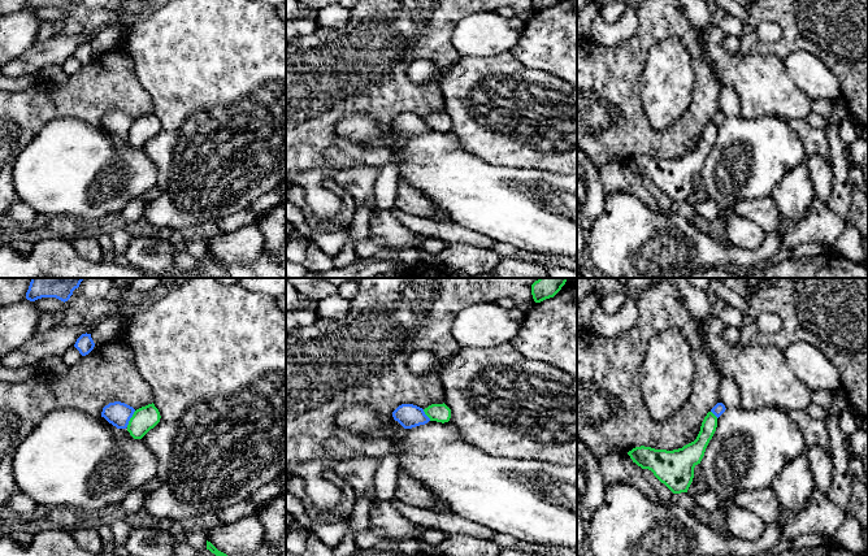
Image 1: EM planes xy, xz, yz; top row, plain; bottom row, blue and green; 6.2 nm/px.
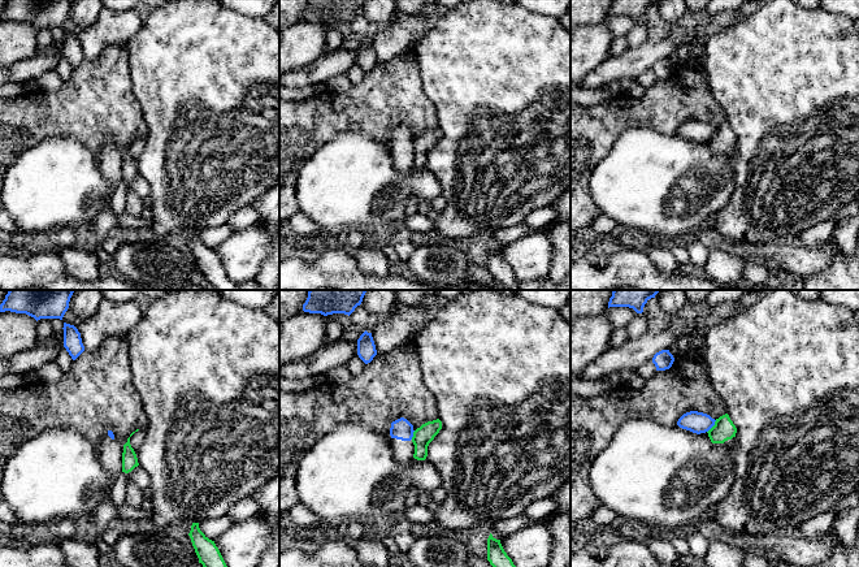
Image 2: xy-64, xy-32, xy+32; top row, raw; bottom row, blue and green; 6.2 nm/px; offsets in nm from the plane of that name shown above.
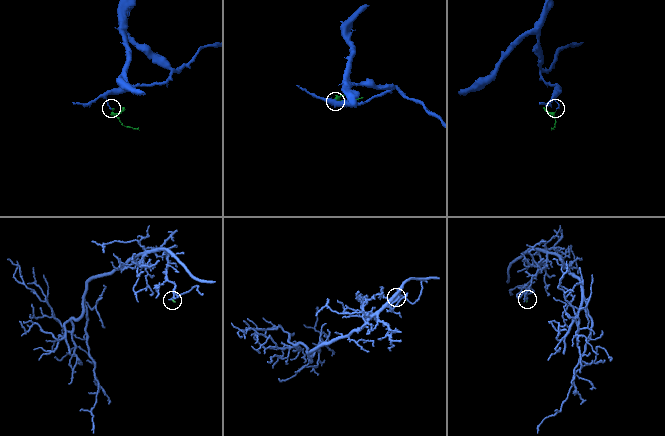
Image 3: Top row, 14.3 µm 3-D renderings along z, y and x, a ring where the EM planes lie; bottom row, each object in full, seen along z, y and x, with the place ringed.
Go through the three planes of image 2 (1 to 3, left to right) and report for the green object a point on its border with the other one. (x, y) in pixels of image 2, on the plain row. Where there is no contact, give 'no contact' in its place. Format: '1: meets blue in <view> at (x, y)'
1: no contact
2: meets blue in xy-32 at (412, 143)
3: meets blue in xy+32 at (712, 134)

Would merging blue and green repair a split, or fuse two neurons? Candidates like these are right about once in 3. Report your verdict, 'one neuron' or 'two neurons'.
two neurons

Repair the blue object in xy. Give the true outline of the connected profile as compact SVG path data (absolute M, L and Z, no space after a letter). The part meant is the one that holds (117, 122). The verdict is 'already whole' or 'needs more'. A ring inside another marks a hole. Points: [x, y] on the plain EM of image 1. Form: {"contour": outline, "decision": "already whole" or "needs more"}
{"contour": "M114 110L103 117L101 126L112 133L116 139L113 140L117 151L126 148L126 136L135 118L125 112Z", "decision": "needs more"}

